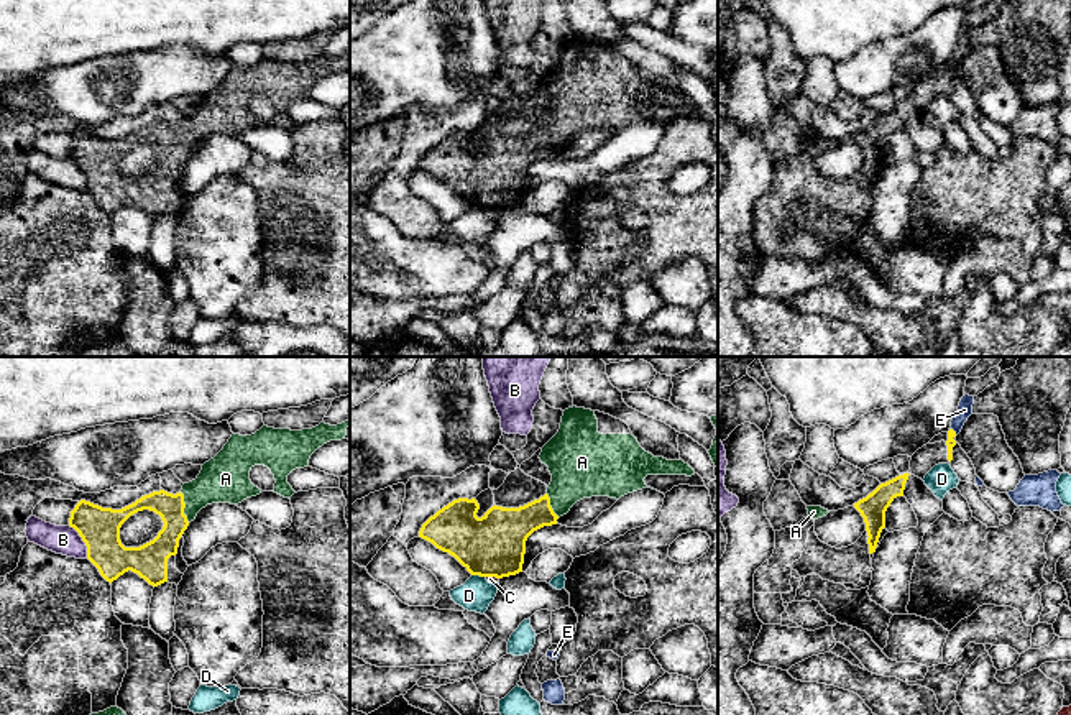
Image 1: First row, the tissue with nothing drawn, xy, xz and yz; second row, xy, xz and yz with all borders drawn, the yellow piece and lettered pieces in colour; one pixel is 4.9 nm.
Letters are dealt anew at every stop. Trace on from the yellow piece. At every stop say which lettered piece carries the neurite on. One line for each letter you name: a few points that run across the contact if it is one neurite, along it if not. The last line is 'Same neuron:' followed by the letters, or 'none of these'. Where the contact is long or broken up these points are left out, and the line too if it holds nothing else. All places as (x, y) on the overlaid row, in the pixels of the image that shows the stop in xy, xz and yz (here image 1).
A: xy (170, 507), (184, 507), (197, 493), (225, 479)
Same neuron: A

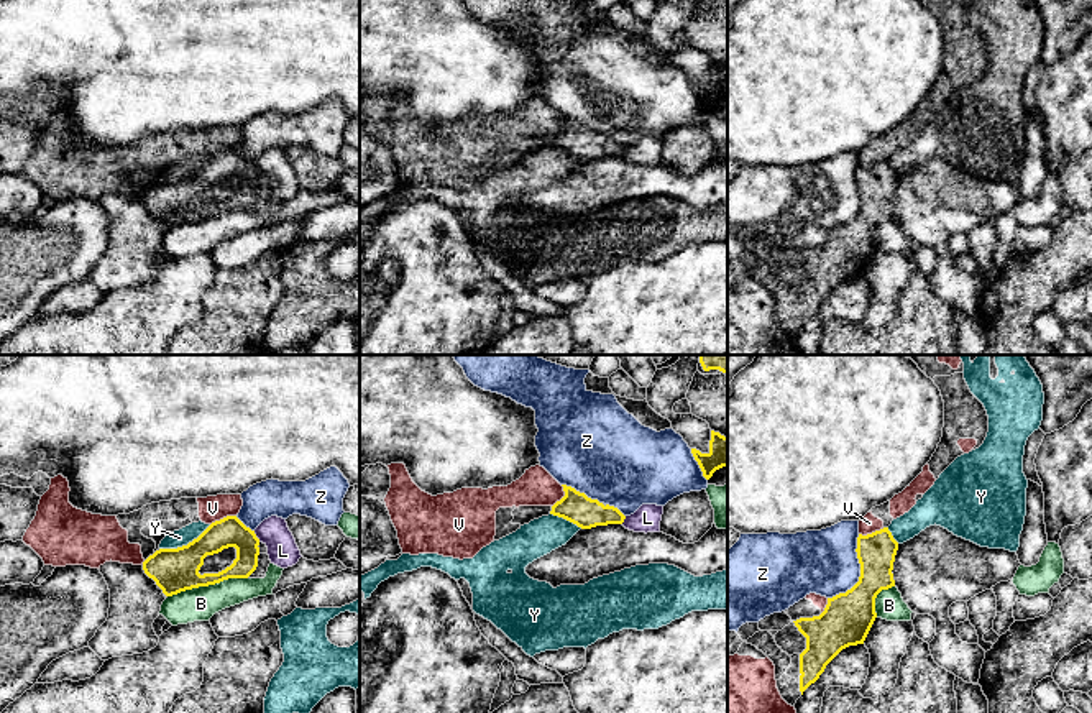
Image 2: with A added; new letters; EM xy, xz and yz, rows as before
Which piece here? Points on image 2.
Same neuron: none of these

